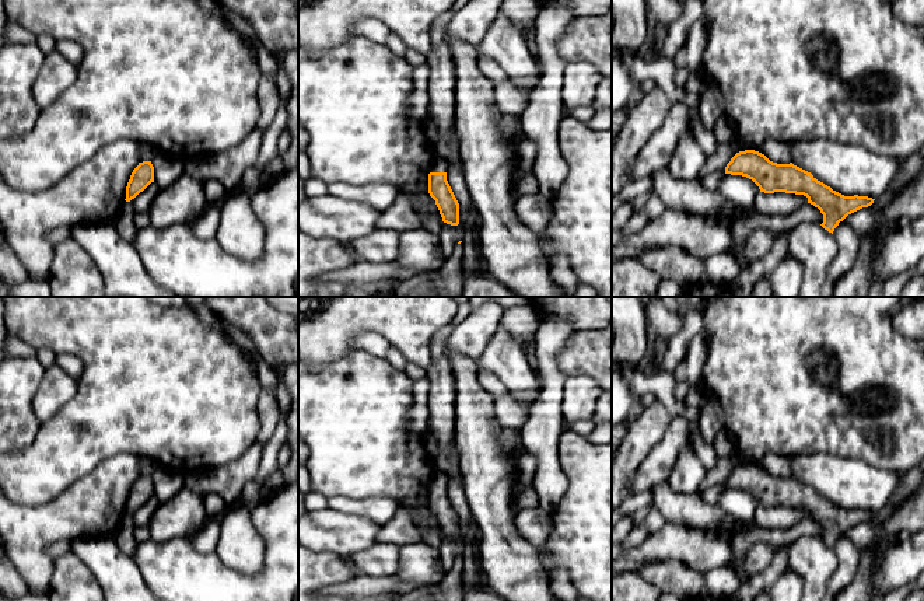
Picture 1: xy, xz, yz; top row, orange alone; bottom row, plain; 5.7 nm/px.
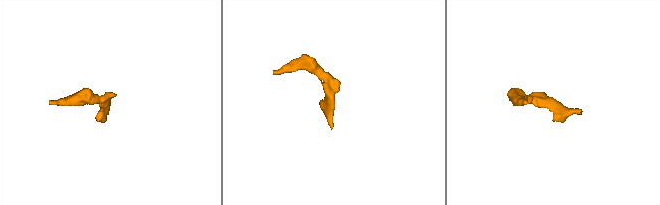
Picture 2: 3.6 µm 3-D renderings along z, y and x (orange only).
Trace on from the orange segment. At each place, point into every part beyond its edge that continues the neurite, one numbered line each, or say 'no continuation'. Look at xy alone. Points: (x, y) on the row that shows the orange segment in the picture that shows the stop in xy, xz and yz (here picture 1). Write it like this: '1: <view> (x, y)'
1: xy (123, 224)

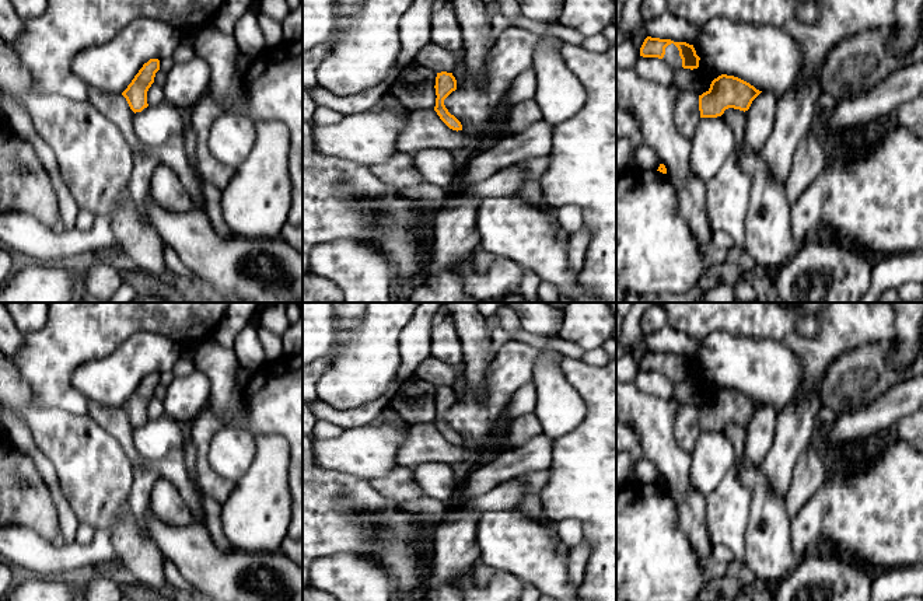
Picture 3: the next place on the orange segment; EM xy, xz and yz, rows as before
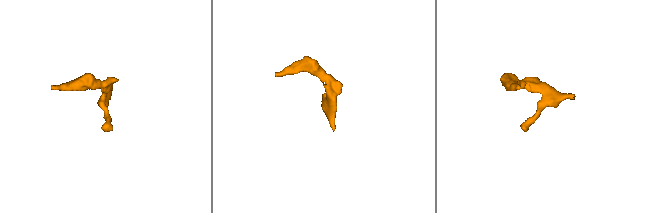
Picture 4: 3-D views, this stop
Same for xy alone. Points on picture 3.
no continuation

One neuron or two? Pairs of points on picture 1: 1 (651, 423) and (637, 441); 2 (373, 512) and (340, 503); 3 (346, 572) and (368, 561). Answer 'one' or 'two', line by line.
1: one
2: one
3: two

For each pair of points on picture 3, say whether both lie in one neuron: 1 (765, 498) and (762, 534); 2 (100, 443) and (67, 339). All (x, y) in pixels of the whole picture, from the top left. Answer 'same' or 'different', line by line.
1: same
2: different

